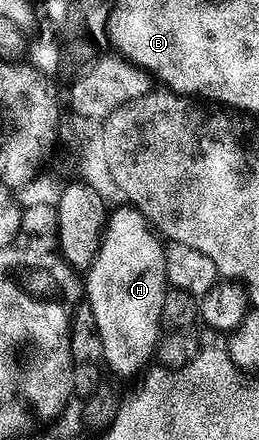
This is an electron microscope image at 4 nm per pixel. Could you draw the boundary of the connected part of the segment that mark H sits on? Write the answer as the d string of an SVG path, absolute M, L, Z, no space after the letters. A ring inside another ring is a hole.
M124 208L108 214L101 246L83 277L83 293L89 296L86 298L91 311L95 311L107 369L109 364L111 372L136 378L154 360L163 333L160 311L167 290L165 245L138 209Z

